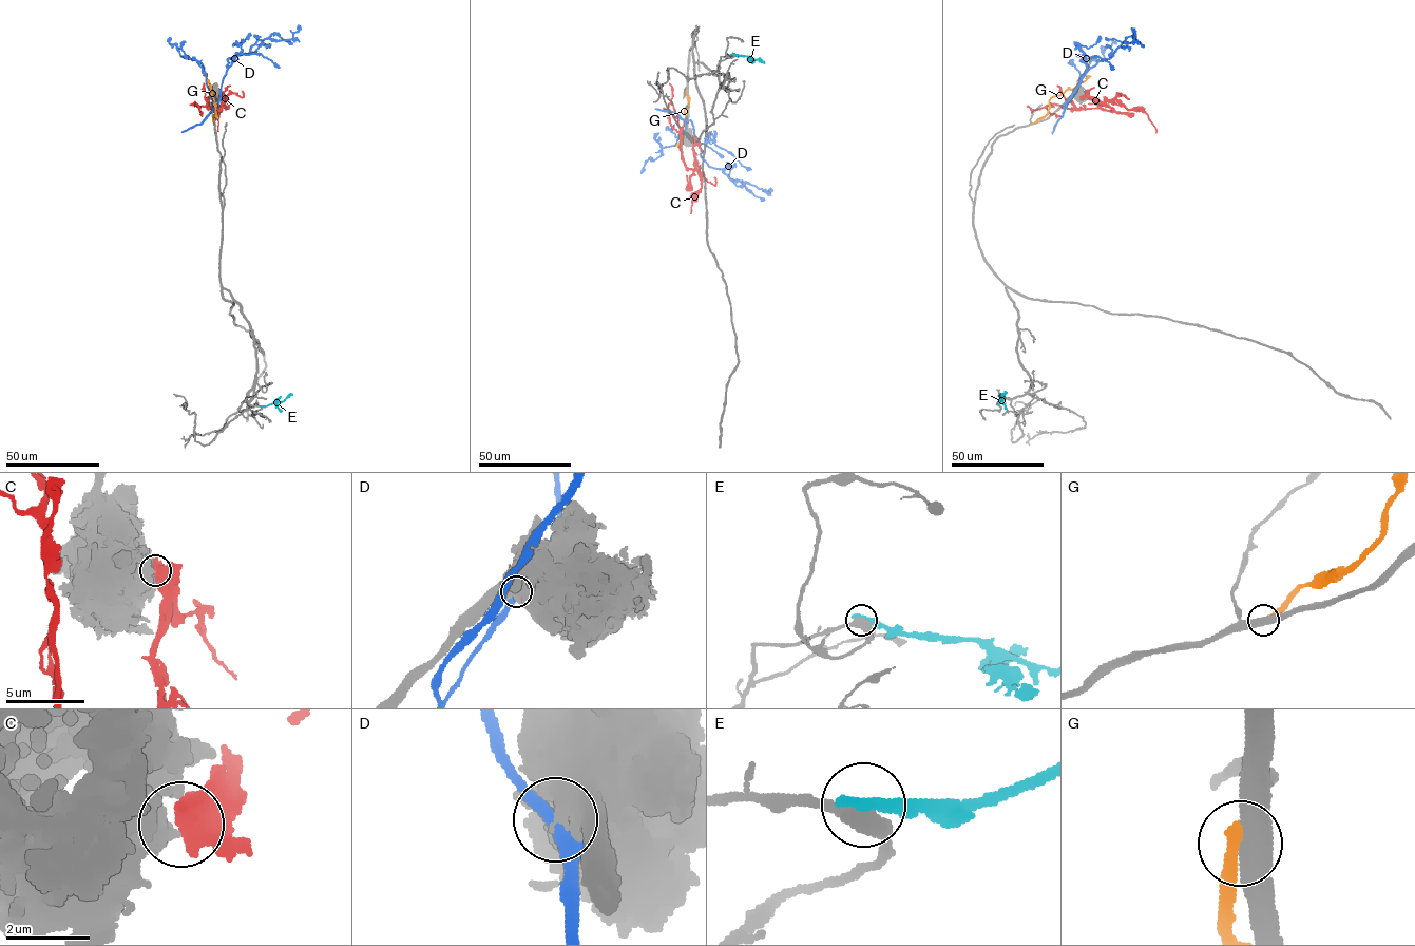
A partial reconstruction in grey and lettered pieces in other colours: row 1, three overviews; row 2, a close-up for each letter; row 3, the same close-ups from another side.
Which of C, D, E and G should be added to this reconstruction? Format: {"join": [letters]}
{"join": []}

